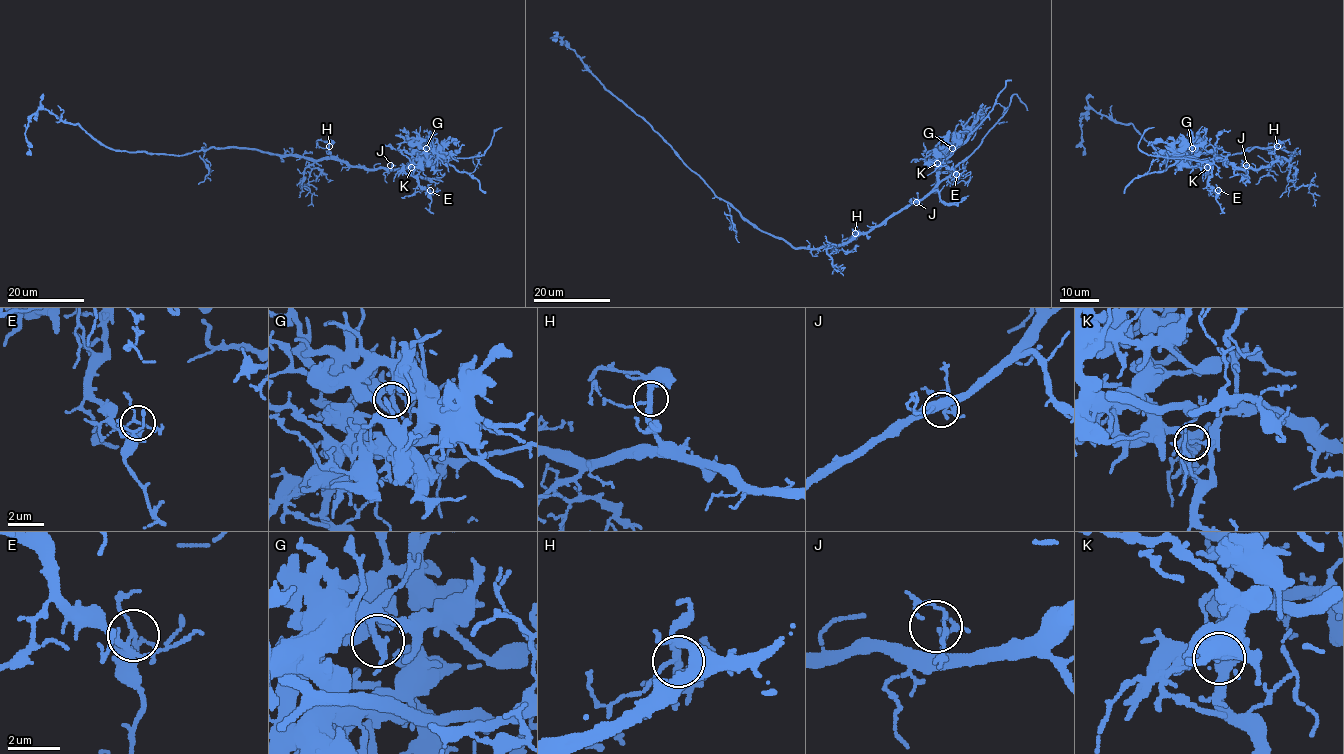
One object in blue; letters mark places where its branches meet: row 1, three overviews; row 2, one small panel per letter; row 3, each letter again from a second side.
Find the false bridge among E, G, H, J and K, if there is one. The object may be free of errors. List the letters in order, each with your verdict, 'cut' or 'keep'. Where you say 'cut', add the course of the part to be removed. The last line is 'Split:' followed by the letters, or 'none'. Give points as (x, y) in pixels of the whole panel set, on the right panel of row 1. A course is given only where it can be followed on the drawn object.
E: keep
G: keep
H: keep
J: keep
K: cut | (1207, 167), (1265, 167), (1292, 154), (1162, 151), (1131, 123), (1088, 109), (1082, 155)
Split: K

